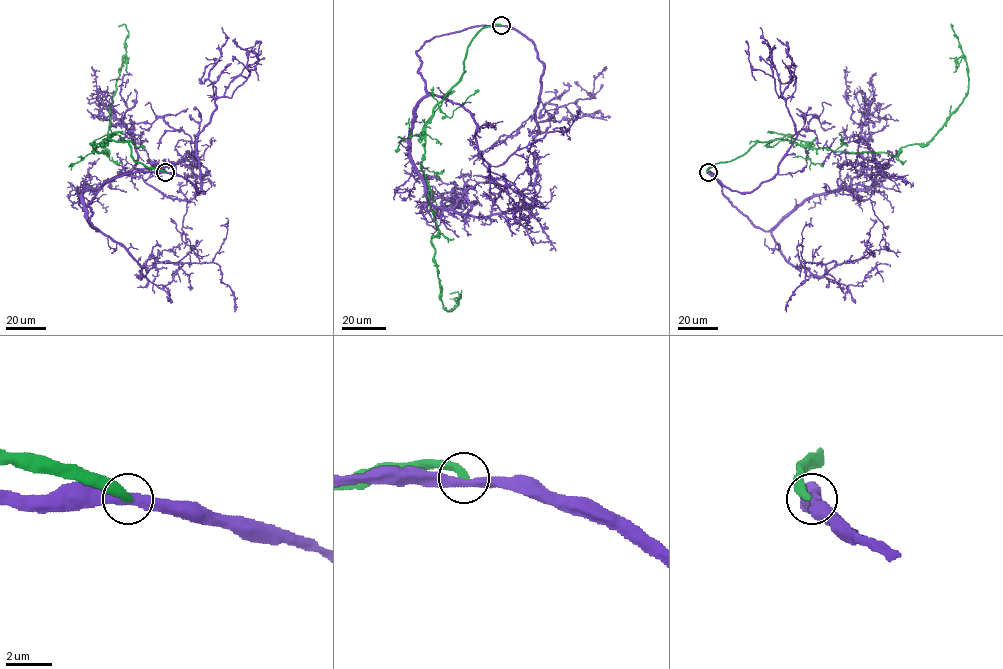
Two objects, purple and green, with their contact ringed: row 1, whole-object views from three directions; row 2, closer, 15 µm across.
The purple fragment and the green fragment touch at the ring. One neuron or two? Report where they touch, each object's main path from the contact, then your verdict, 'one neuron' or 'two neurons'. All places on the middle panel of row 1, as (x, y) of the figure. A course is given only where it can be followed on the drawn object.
(501, 25) | purple via (501, 25), (435, 36), (416, 52), (426, 94), (411, 160), (436, 207), (493, 182), (524, 195), (528, 224) | green via (501, 25), (477, 34), (460, 80), (426, 124), (421, 170), (447, 311), (460, 296), (449, 294) | two neurons

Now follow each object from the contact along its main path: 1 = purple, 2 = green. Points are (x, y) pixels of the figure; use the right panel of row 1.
1: (708, 172), (765, 231), (811, 196), (868, 189), (872, 175), (855, 177), (851, 190), (870, 200), (889, 249)
2: (708, 172), (758, 142), (779, 138), (895, 155), (902, 146), (925, 145), (968, 89), (952, 26)

